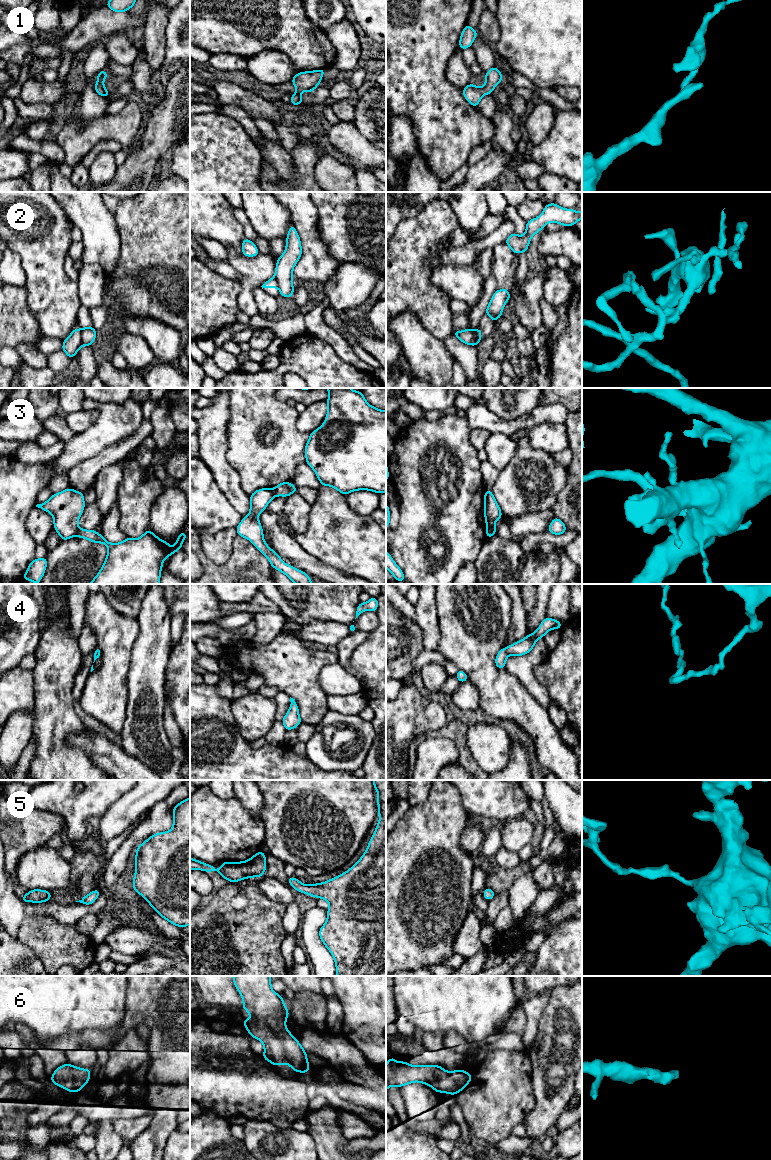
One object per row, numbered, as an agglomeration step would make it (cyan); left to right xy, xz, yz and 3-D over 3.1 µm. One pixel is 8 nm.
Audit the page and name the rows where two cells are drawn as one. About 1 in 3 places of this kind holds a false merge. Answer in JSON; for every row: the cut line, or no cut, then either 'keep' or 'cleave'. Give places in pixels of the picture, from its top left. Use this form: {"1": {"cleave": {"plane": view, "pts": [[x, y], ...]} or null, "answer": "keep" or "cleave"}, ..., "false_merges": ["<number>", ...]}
{"1": {"cleave": null, "answer": "keep"}, "2": {"cleave": {"plane": "xy", "pts": [[82, 328], [81, 344]]}, "answer": "cleave"}, "3": {"cleave": {"plane": "xz", "pts": [[271, 489], [274, 496]]}, "answer": "cleave"}, "4": {"cleave": null, "answer": "keep"}, "5": {"cleave": null, "answer": "keep"}, "6": {"cleave": null, "answer": "keep"}, "false_merges": ["2", "3"]}

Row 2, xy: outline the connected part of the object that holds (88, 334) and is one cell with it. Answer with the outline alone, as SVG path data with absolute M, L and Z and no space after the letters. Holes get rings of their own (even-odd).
M92 327L82 328L82 345L91 346L96 338L97 331Z

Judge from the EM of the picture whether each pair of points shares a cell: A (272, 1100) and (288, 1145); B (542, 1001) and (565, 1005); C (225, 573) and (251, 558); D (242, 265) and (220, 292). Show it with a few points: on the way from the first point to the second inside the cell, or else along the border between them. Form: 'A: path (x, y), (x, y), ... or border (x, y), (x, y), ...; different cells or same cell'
A: border (260, 1120), (266, 1120), (283, 1128), (291, 1127); different cells
B: border (552, 991), (549, 1001), (544, 1008); different cells
C: path (231, 573), (236, 573), (245, 564); same cell
D: border (238, 281), (240, 293), (237, 296), (237, 305); different cells

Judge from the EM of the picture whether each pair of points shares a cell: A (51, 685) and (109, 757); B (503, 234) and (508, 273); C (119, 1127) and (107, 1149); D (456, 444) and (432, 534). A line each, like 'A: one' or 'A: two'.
A: two
B: two
C: two
D: one

